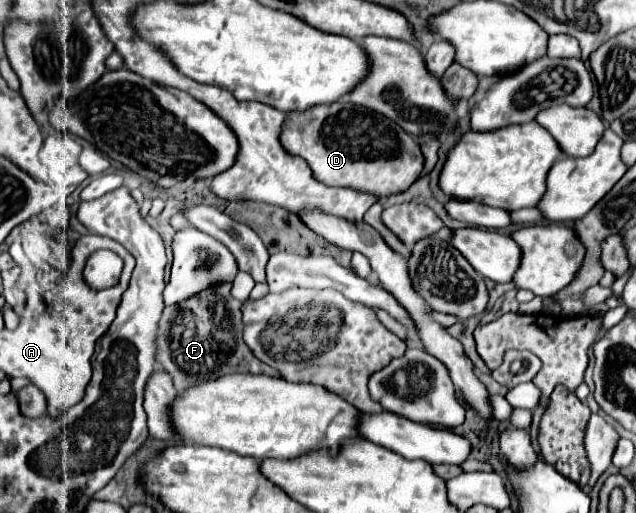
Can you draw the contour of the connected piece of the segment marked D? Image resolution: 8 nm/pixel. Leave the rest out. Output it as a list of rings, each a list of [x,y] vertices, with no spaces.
[[[339,100],[337,104],[319,104],[317,108],[307,108],[305,112],[287,112],[279,140],[285,152],[307,162],[313,178],[317,178],[319,182],[327,186],[345,186],[371,192],[381,198],[405,192],[417,180],[423,168],[423,154],[419,150],[419,144],[401,126],[397,126],[383,114],[343,100]]]

